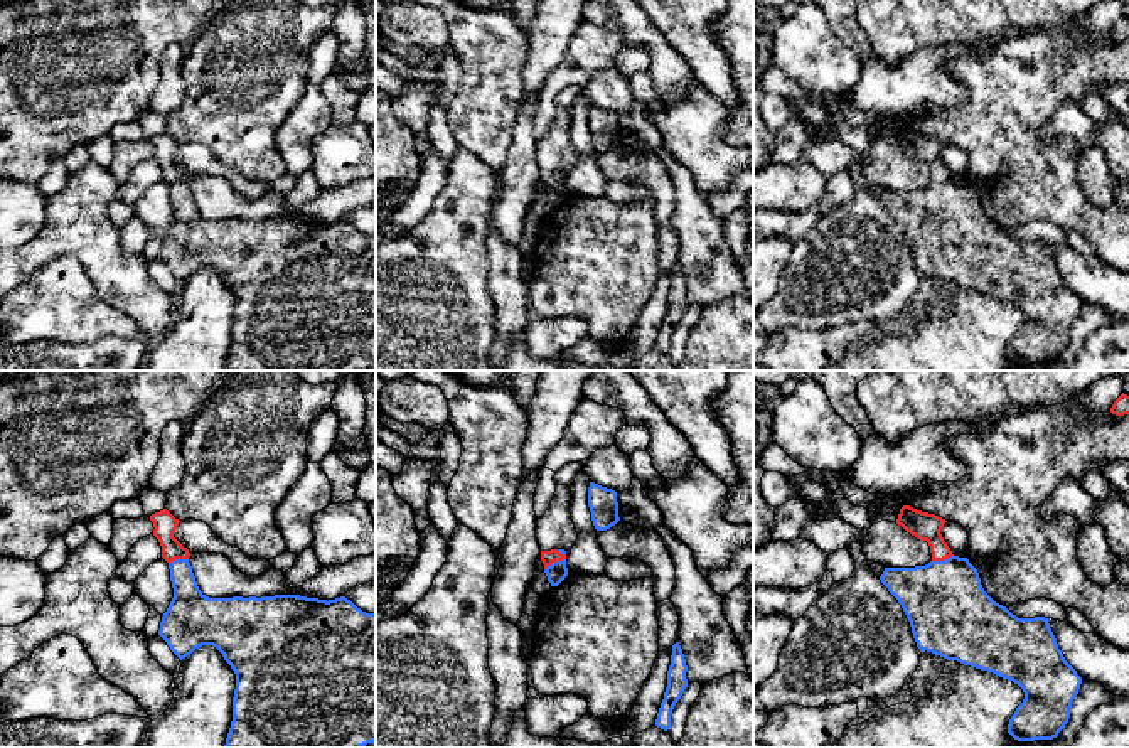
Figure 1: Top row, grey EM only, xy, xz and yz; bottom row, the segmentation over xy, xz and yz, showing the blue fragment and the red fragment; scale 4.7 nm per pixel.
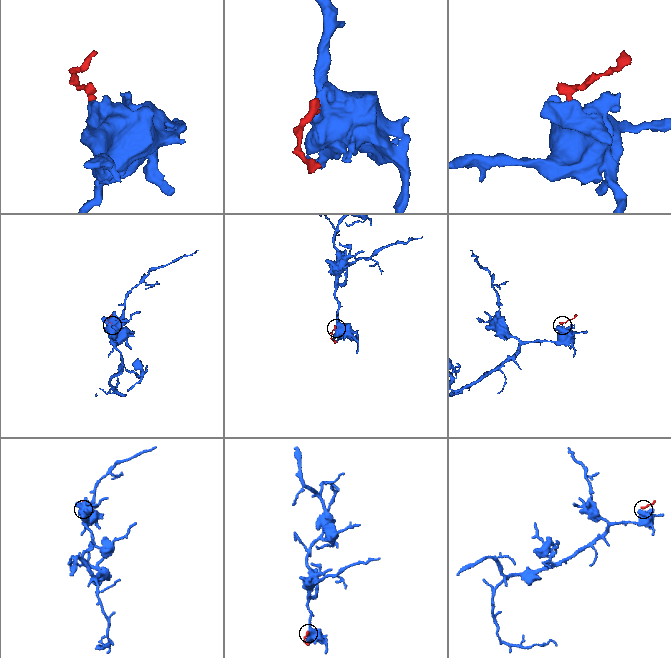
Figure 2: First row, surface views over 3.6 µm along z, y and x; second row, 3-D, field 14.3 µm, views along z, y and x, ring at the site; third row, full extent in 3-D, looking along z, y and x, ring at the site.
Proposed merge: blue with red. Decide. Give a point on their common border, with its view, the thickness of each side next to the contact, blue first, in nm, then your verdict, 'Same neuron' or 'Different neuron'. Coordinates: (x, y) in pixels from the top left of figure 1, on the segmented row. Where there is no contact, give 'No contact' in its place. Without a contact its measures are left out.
Touches blue at xz (555, 563). Thickness 90 nm (blue) against 70 nm. Different neuron

